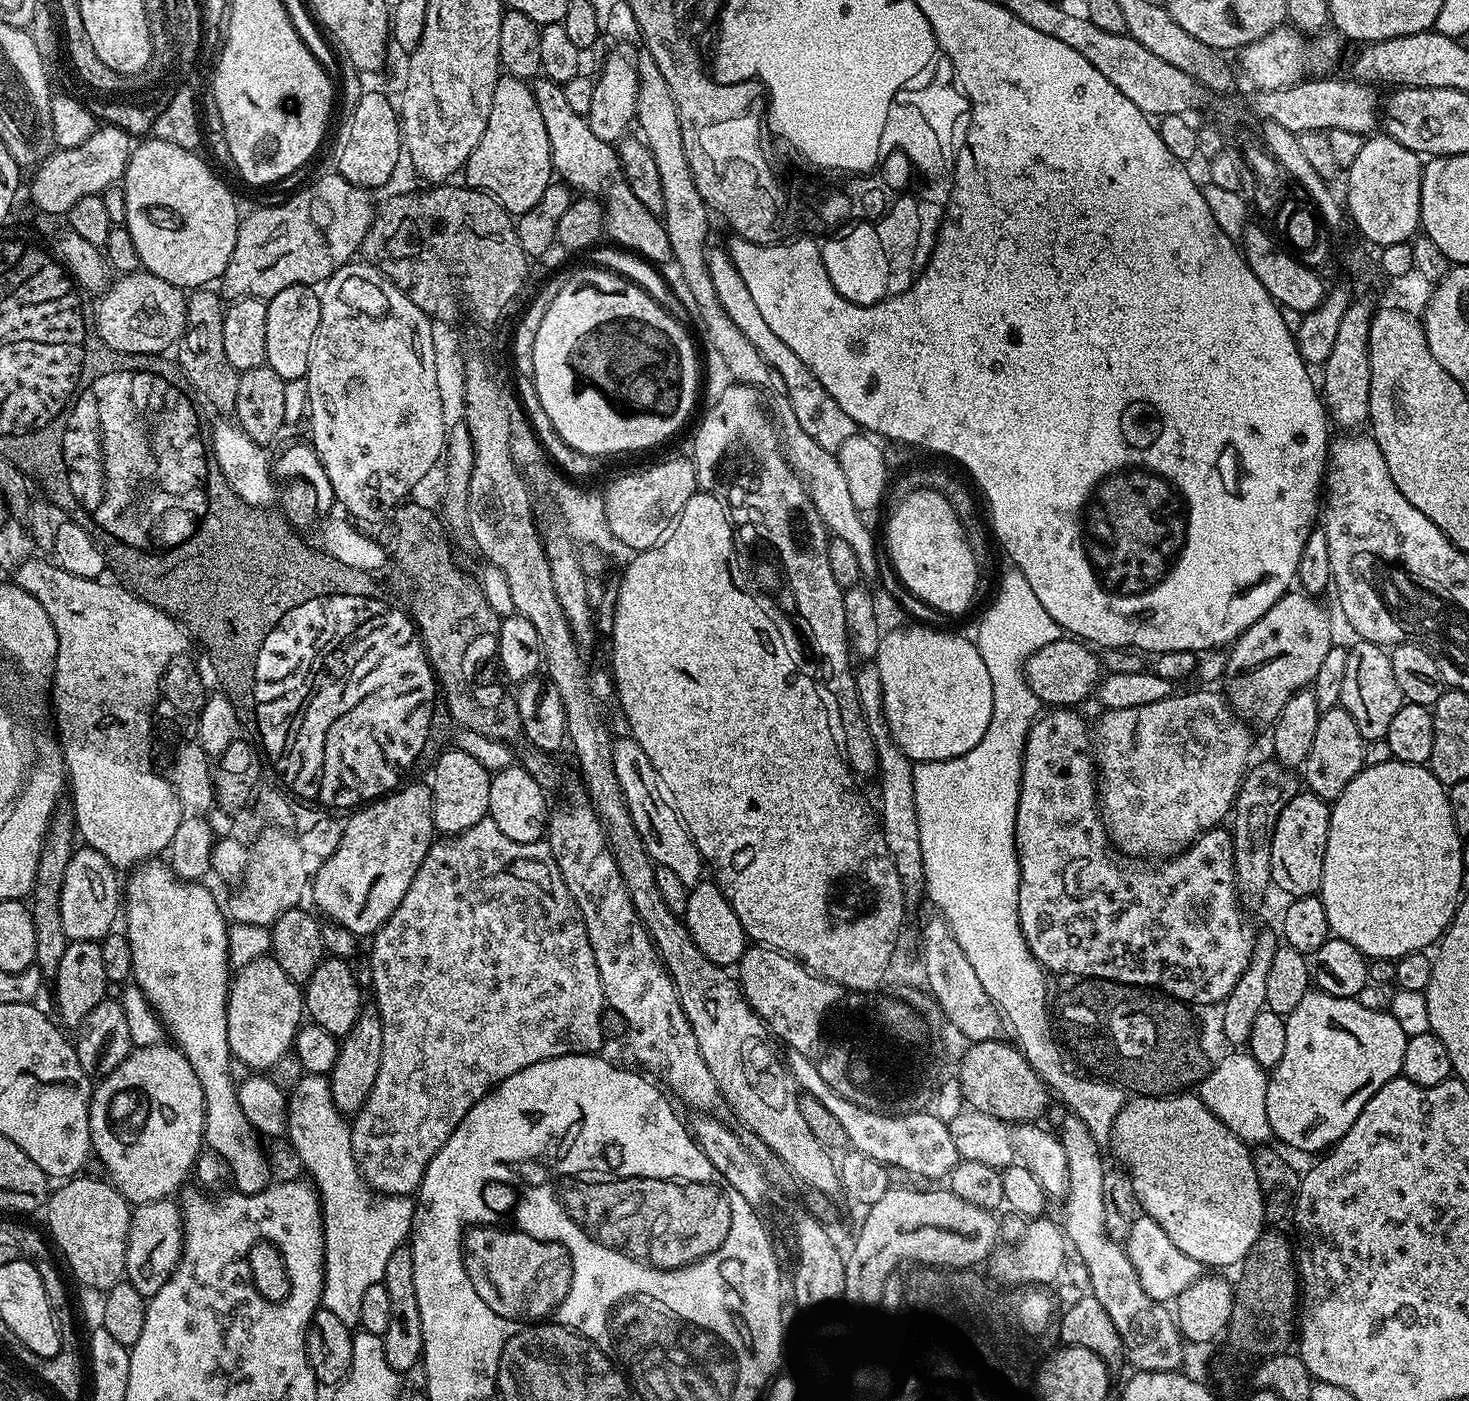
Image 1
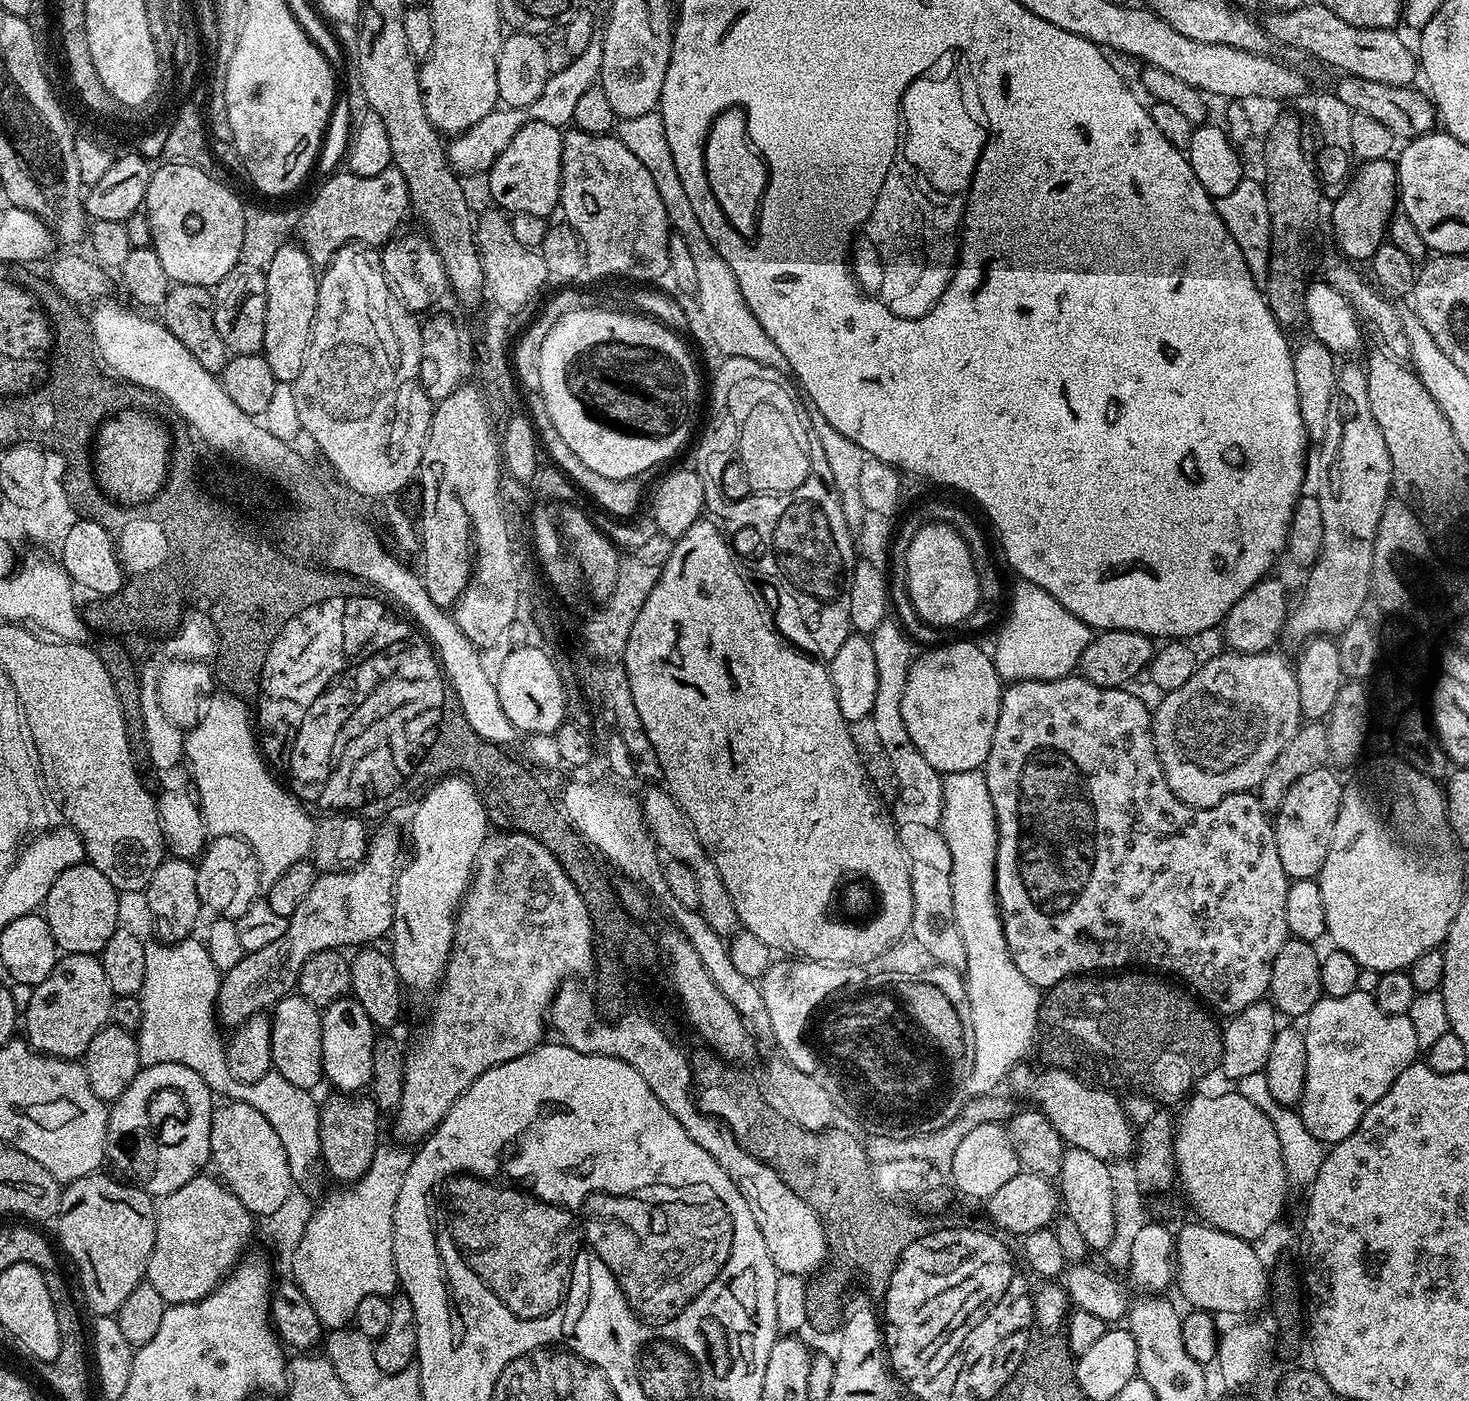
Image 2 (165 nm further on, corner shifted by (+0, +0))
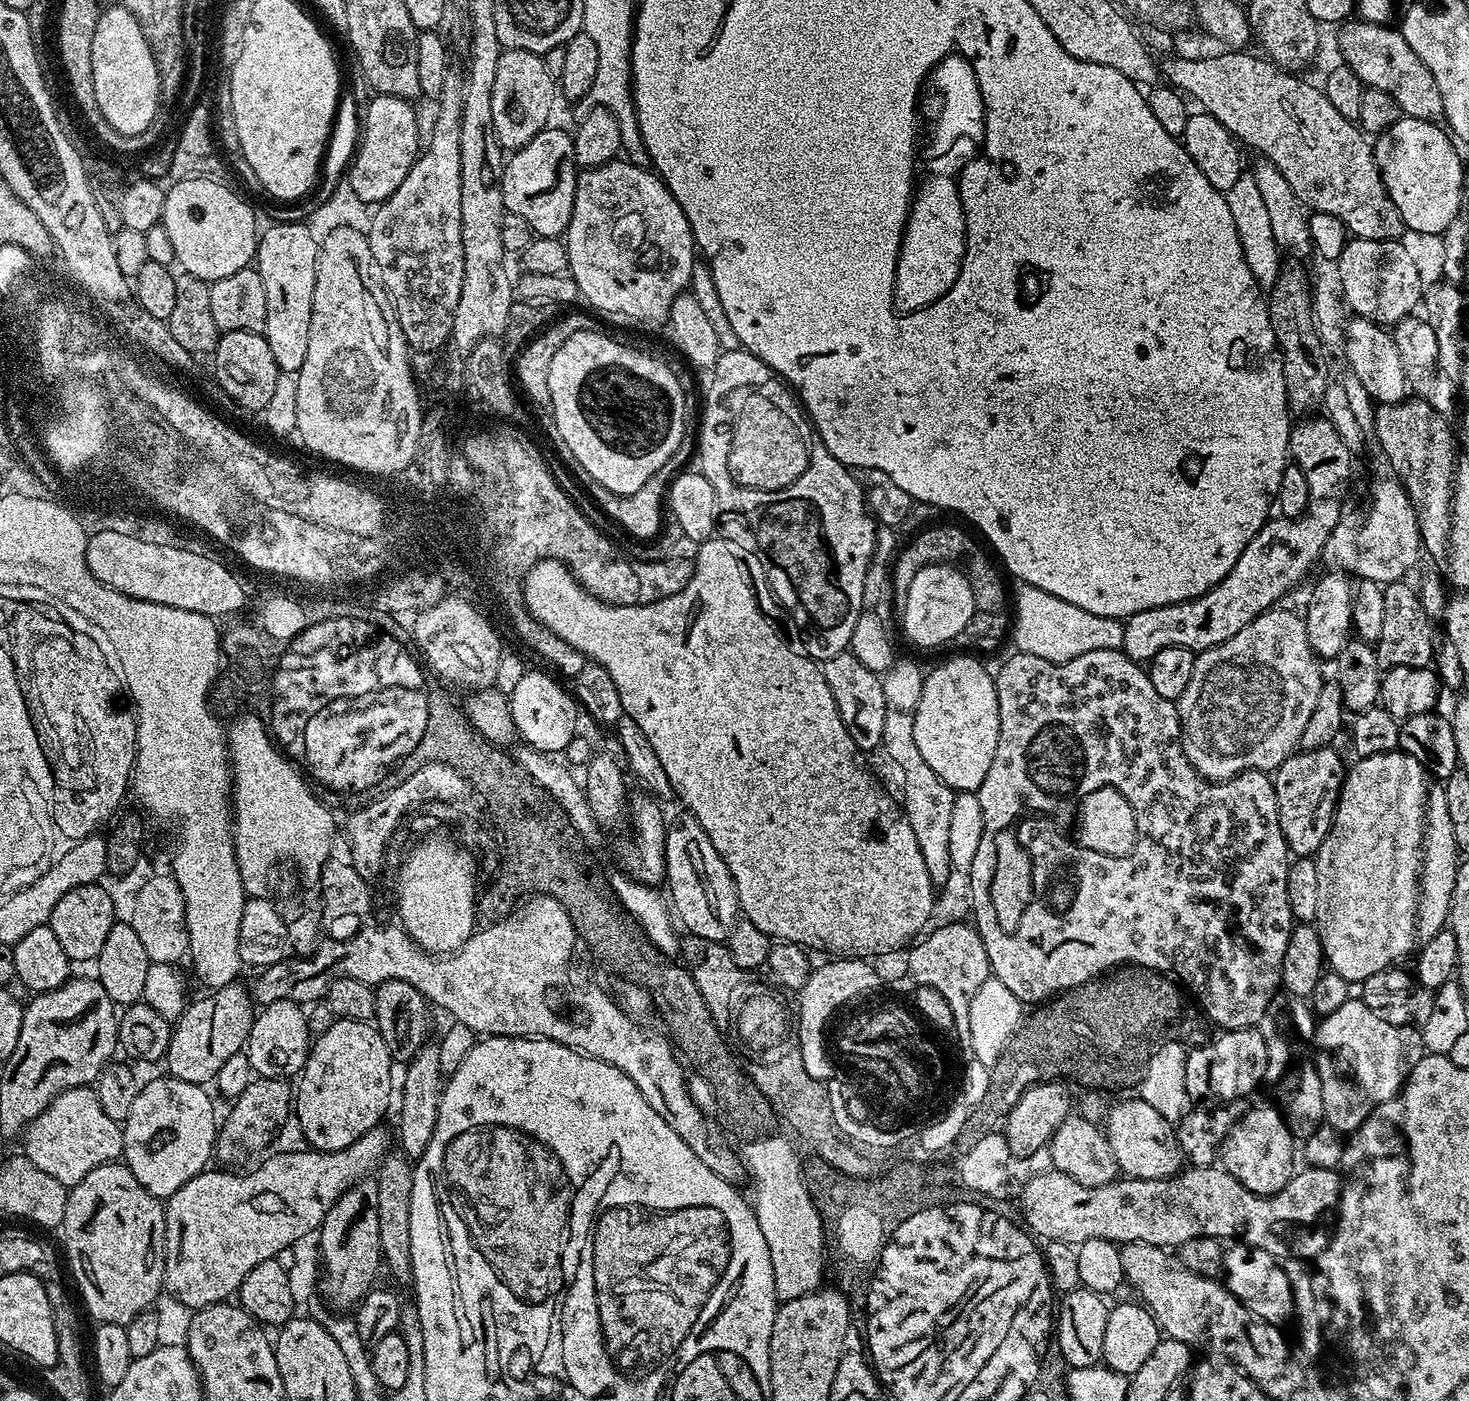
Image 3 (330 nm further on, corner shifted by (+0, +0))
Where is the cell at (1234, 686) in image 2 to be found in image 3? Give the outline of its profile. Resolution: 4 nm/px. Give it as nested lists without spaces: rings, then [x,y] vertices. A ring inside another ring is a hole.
[[[1273,606],[1264,612],[1254,622],[1250,622],[1234,638],[1230,638],[1221,644],[1215,644],[1212,648],[1207,648],[1205,652],[1199,653],[1194,662],[1194,674],[1190,674],[1190,683],[1187,684],[1186,690],[1182,690],[1179,700],[1174,704],[1175,719],[1180,719],[1180,732],[1178,728],[1178,740],[1180,736],[1180,748],[1184,751],[1184,756],[1189,760],[1191,771],[1204,779],[1213,782],[1227,782],[1234,778],[1239,772],[1266,772],[1271,773],[1280,767],[1286,758],[1293,755],[1300,748],[1300,739],[1302,730],[1306,730],[1306,722],[1314,710],[1314,702],[1318,702],[1318,690],[1322,683],[1320,672],[1316,669],[1318,657],[1312,648],[1308,645],[1308,635],[1304,625],[1303,615],[1298,611],[1291,612],[1284,606]]]

